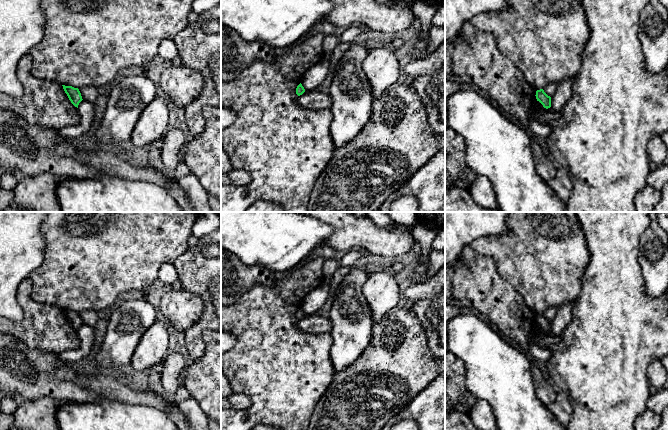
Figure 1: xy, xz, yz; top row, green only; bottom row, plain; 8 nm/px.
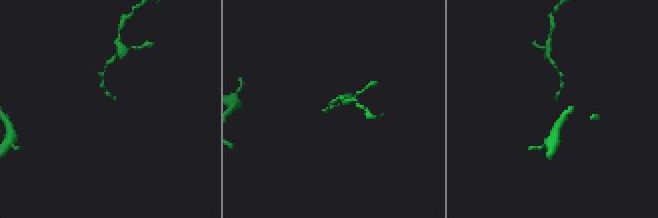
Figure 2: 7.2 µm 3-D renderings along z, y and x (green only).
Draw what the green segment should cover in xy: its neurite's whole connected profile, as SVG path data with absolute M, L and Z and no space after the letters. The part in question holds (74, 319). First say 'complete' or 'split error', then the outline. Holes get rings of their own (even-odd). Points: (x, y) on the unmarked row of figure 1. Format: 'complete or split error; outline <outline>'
complete; outline M62 310L71 327L78 332L79 327L83 324L79 313L72 310Z

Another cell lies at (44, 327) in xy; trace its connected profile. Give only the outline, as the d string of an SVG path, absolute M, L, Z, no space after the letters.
M25 278L18 286L17 300L23 310L23 319L13 322L0 317L0 333L8 334L24 342L29 348L59 354L80 346L79 334L69 324L61 307L35 302L31 298L31 280Z

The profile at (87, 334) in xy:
M82 324L78 329L80 346L70 351L63 351L58 354L59 359L65 363L77 363L82 361L91 352L96 337L95 326Z

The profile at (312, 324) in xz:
M305 315L297 322L298 329L308 334L326 334L330 333L333 326L329 317L314 315Z

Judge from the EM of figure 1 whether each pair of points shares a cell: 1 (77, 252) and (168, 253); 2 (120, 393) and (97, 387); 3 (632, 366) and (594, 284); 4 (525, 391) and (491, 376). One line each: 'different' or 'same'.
1: same
2: same
3: same
4: same

